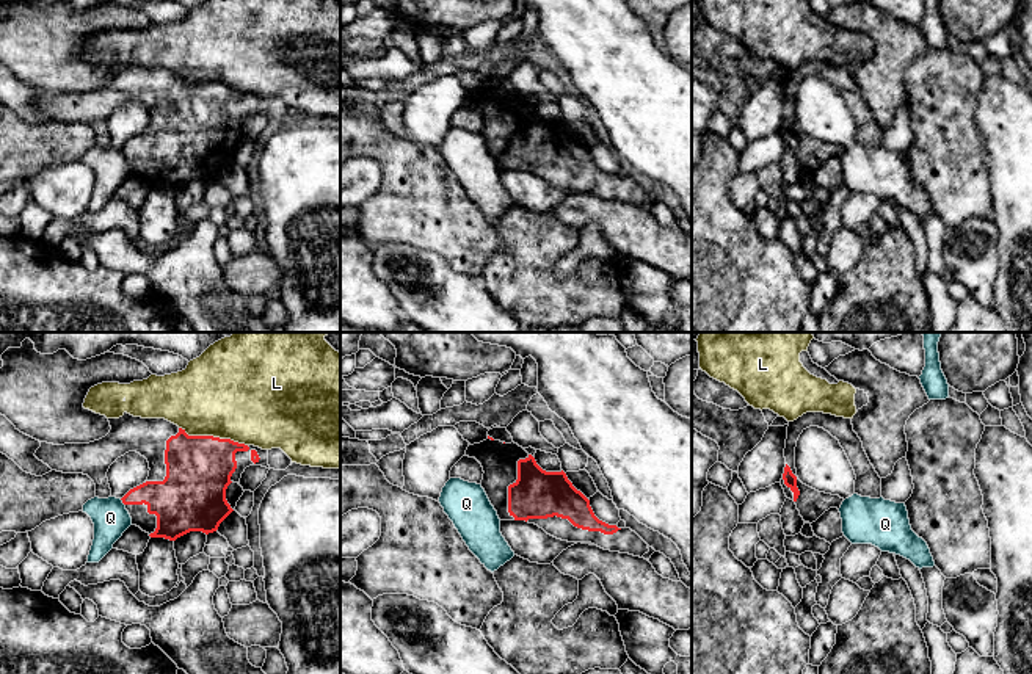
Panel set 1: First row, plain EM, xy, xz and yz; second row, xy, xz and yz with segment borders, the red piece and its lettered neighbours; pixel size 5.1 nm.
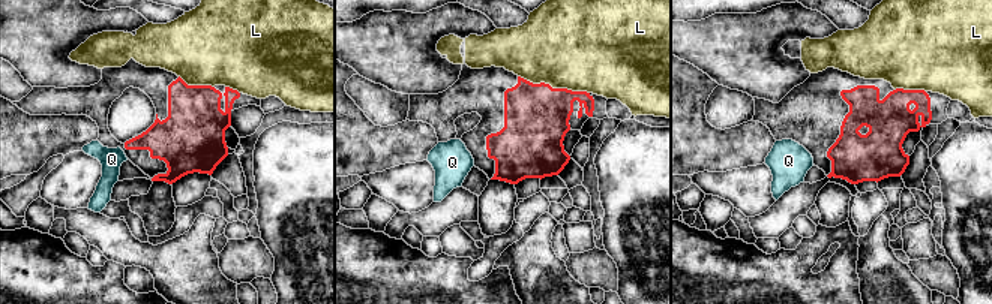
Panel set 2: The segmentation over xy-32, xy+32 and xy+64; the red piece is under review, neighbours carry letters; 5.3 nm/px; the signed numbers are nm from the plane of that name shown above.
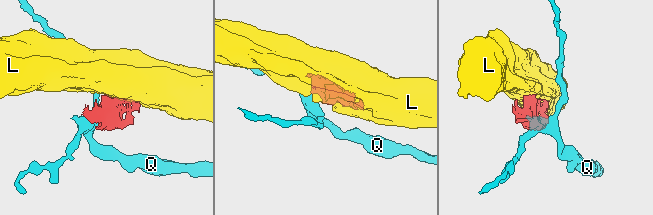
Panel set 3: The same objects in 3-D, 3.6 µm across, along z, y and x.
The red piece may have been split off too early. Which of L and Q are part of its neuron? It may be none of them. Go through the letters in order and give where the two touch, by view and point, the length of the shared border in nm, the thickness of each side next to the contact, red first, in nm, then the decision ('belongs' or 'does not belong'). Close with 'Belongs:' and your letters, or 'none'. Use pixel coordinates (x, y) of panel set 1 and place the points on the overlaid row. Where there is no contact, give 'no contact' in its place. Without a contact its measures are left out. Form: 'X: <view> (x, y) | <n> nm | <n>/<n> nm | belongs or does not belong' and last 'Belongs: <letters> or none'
L: xy (212, 436) | 360 nm | 340/480 nm | does not belong
Q: xy (123, 502) | 50 nm | 220/190 nm | does not belong
Belongs: none

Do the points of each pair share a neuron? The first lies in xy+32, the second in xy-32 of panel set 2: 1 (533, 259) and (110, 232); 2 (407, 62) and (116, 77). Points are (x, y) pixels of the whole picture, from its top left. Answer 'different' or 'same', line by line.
1: same
2: different

